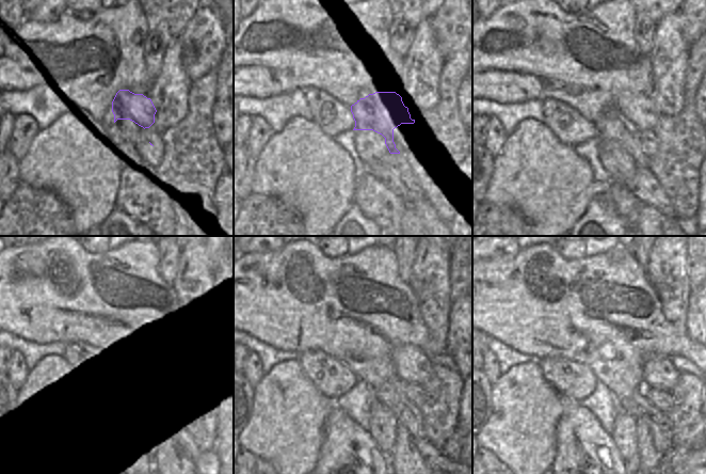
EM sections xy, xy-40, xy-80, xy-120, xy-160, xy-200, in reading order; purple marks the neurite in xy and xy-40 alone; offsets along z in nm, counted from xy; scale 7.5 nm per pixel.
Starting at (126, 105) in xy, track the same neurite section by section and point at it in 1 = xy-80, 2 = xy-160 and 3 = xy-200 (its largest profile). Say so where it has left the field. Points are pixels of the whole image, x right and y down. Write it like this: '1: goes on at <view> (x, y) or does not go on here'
1: goes on at xy-80 (629, 112)
2: goes on at xy-160 (412, 364)
3: goes on at xy-200 (658, 372)

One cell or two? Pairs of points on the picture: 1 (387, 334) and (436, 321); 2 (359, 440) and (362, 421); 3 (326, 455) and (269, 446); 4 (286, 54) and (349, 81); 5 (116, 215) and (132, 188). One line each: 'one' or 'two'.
1: two
2: two
3: two
4: one
5: two

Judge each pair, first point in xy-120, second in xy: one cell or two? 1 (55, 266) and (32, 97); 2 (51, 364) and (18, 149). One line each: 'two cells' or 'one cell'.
1: two cells
2: two cells

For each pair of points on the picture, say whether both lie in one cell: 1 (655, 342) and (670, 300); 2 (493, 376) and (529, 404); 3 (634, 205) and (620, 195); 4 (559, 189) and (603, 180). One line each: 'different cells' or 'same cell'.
1: different cells
2: different cells
3: same cell
4: different cells

